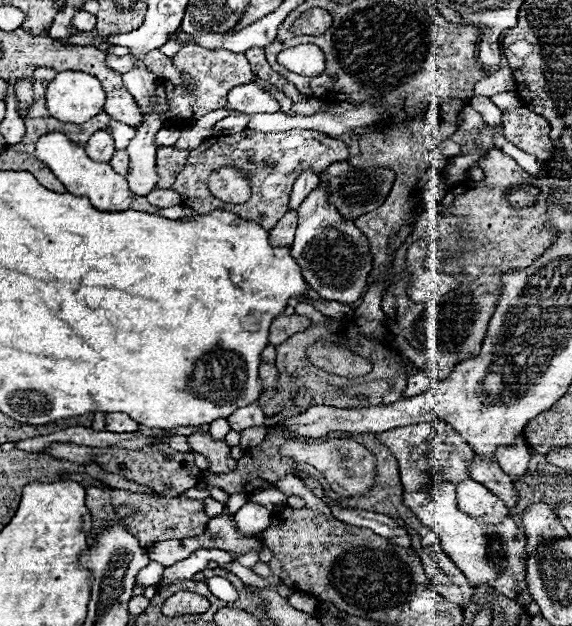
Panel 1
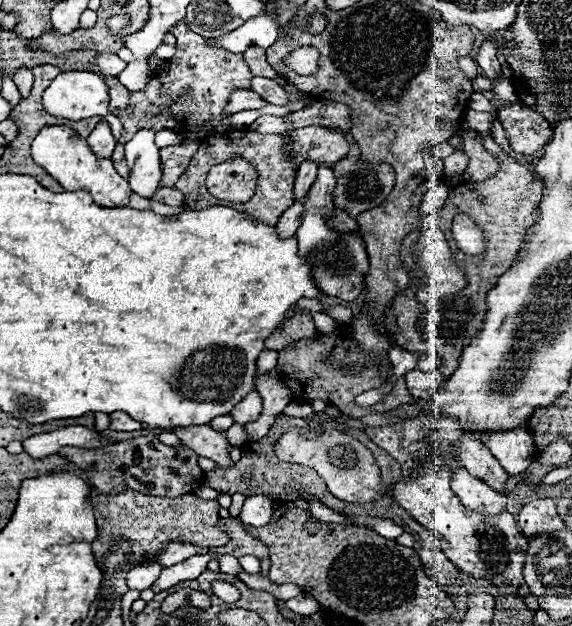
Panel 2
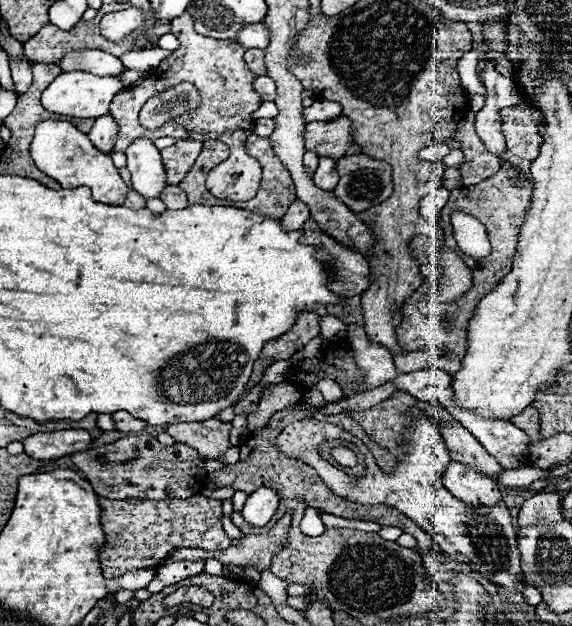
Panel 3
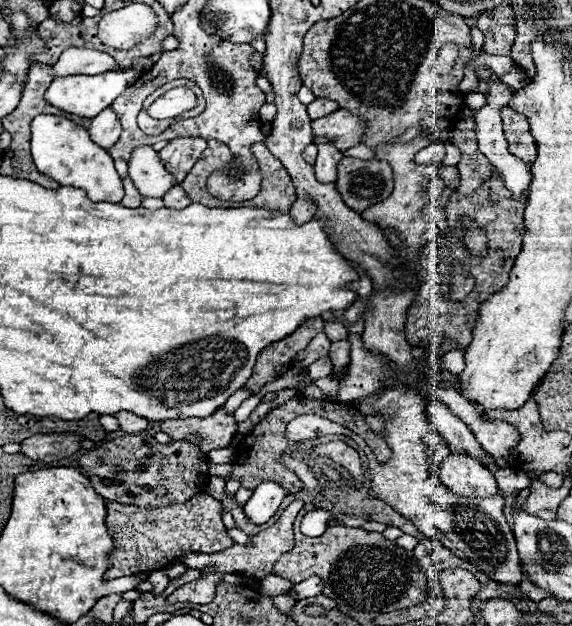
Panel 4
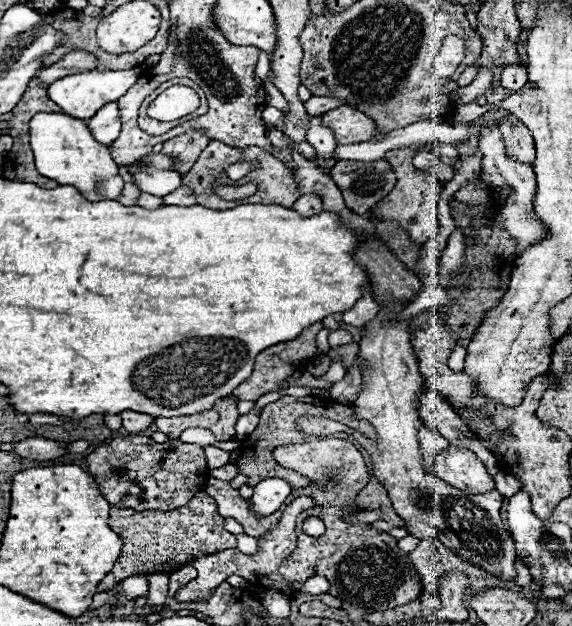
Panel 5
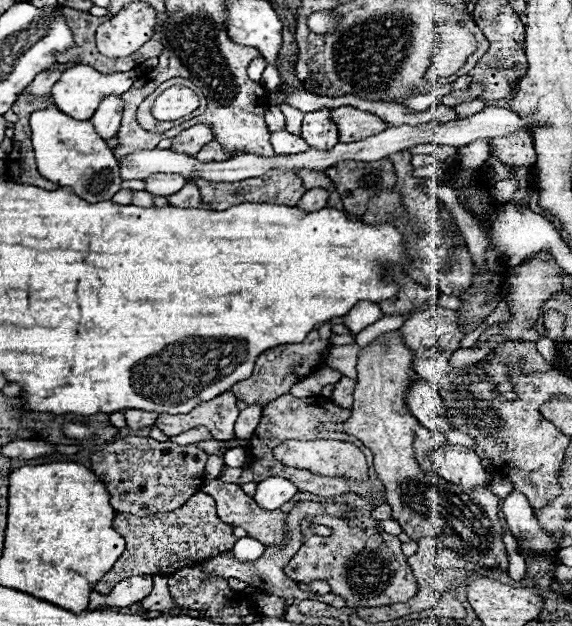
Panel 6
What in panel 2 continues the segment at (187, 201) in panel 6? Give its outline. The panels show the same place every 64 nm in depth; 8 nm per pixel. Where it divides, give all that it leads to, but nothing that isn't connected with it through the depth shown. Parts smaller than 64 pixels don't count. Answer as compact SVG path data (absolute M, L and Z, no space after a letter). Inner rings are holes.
M158 188L156 194L150 198L156 202L162 202L166 206L184 206L184 196L176 188Z

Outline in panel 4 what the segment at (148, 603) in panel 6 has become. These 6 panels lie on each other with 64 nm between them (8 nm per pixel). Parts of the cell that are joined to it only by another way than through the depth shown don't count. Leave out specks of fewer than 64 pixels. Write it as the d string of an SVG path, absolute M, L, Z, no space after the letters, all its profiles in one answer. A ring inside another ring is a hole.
M152 572L148 580L154 584L154 594L162 594L164 588L168 586L168 578L166 578L166 574L162 574L162 572Z

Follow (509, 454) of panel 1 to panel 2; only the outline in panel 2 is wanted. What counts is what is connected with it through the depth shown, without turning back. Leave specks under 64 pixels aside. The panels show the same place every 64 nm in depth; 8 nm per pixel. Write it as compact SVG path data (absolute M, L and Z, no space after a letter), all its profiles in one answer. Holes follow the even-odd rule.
M522 428L512 432L492 432L484 444L510 476L522 474L536 454L532 436Z

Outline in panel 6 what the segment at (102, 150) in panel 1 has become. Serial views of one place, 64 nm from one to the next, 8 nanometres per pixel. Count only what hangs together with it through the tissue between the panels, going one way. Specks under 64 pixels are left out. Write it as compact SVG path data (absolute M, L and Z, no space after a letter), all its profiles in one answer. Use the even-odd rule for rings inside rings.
M106 96L100 102L94 116L90 118L98 136L104 136L104 140L110 140L118 134L120 120L122 120L122 106L124 106L124 102L120 96Z

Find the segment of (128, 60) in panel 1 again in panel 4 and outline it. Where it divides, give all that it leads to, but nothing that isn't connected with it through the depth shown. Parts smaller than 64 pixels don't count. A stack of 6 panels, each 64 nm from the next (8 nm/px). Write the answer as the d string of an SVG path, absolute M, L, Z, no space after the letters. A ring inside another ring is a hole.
M68 48L62 52L60 60L54 64L54 74L56 76L66 76L66 74L98 74L98 72L120 72L122 68L118 68L116 60L106 54L106 52L98 52L98 50L90 50L90 48Z

